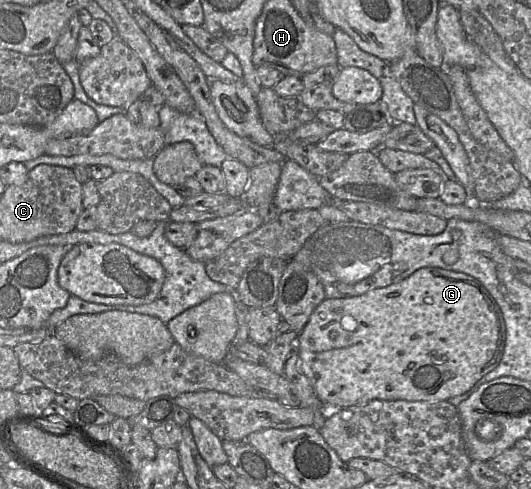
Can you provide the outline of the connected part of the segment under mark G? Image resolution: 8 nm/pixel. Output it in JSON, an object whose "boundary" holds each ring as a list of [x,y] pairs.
{"boundary":[[[422,267],[396,283],[359,296],[325,298],[298,333],[296,350],[317,397],[329,408],[342,409],[374,399],[444,401],[459,396],[497,367],[505,338],[502,313],[475,277]]]}

